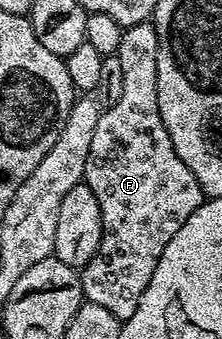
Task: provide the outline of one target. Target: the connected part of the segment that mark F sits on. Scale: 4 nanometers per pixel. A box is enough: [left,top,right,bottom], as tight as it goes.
[81,21,205,320]

